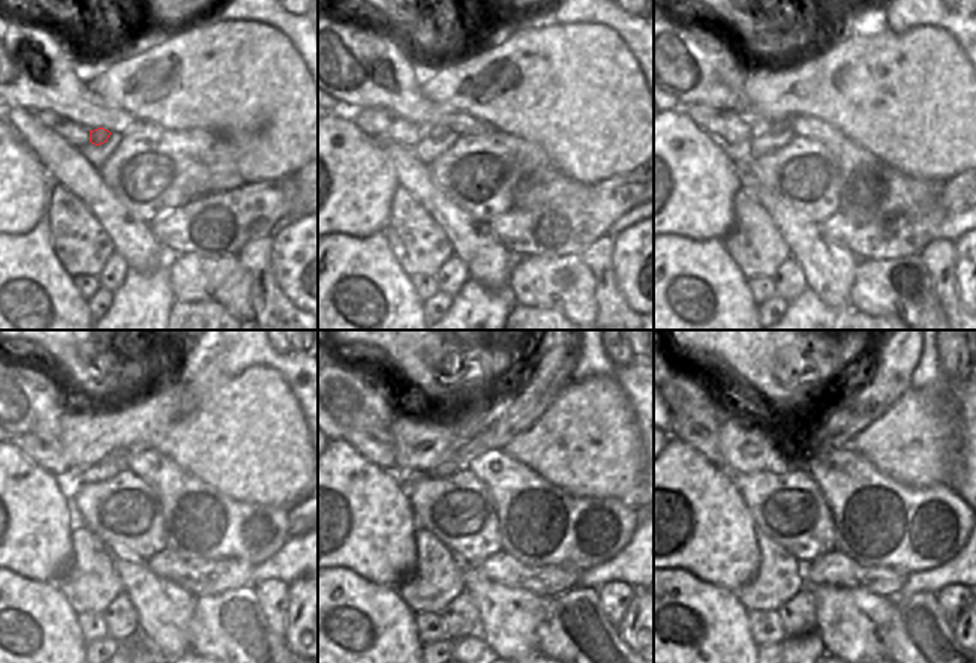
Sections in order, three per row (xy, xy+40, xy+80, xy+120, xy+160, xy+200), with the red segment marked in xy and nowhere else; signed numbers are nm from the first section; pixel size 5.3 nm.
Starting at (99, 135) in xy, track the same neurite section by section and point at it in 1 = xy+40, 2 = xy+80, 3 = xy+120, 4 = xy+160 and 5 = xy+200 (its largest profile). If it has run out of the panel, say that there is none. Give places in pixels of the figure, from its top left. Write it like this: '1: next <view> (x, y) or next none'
1: next xy+40 (434, 132)
2: next xy+80 (772, 126)
3: next xy+120 (116, 456)
4: next xy+160 (549, 372)
5: next xy+200 (894, 360)

